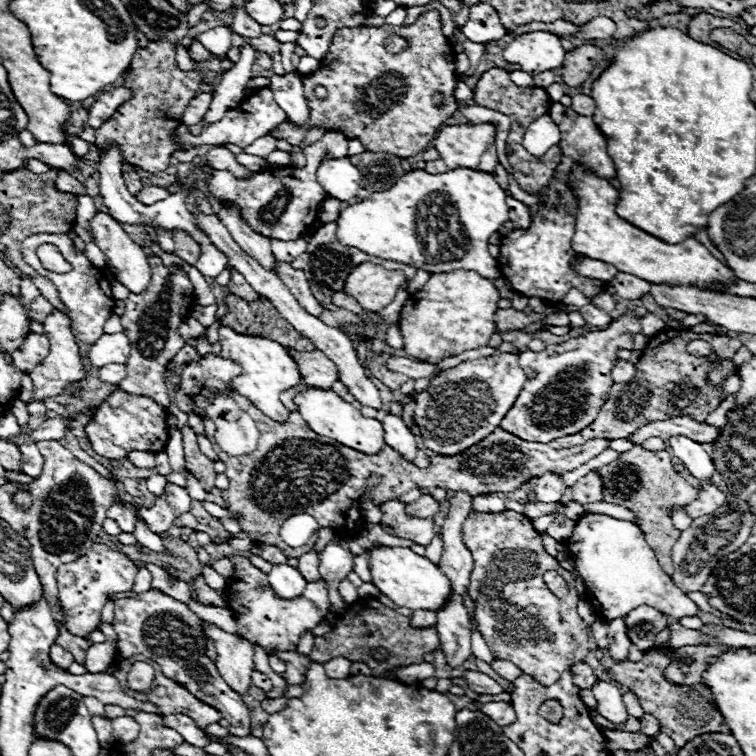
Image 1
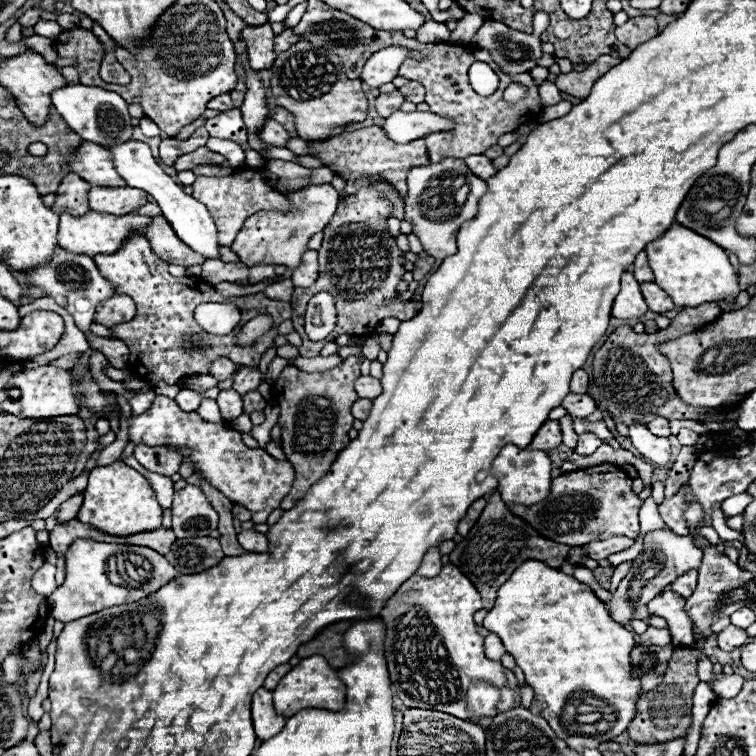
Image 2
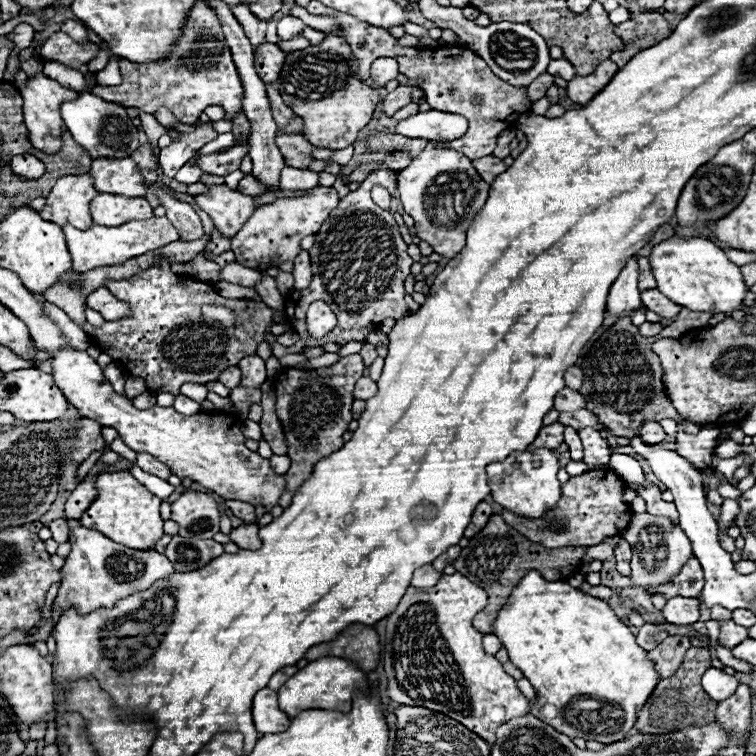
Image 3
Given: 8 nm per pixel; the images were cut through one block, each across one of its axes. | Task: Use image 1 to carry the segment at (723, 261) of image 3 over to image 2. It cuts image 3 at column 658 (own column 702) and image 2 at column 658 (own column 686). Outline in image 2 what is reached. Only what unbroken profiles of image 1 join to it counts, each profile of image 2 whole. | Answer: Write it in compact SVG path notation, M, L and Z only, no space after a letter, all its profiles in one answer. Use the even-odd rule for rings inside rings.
M672 224L658 240L650 242L646 246L646 254L648 254L650 268L654 270L656 276L656 284L680 308L700 306L706 302L720 302L728 296L736 298L740 292L736 270L730 264L728 254L708 238L680 224Z

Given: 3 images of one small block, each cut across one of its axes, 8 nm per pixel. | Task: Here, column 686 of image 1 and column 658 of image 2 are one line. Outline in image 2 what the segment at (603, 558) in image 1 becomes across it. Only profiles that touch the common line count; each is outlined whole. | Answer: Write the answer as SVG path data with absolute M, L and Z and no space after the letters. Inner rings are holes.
M662 592L660 596L656 596L650 604L648 610L654 616L660 616L668 622L670 634L672 634L672 644L674 646L688 646L694 642L692 638L692 620L684 610L686 600L676 594L676 592Z

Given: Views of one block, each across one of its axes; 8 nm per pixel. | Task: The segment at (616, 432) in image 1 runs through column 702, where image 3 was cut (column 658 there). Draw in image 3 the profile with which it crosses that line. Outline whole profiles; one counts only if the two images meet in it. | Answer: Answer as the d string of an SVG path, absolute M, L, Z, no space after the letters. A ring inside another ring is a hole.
M682 308L682 312L676 316L676 320L666 326L660 334L650 336L640 336L638 334L638 328L632 324L632 320L628 316L620 318L618 322L614 322L590 348L588 352L584 354L582 362L580 362L580 368L584 372L584 380L582 380L582 386L580 386L580 394L584 396L586 400L586 410L590 410L592 414L596 414L598 422L610 430L614 436L618 438L634 438L638 436L640 432L640 426L644 422L658 422L662 418L680 418L680 414L672 408L672 404L668 402L666 398L666 392L664 392L664 384L662 384L662 366L660 366L660 360L658 356L652 352L652 344L660 338L682 338L684 334L688 334L690 330L696 330L696 328L702 328L708 320L712 318L712 314L704 314L704 312L692 312L688 308Z

